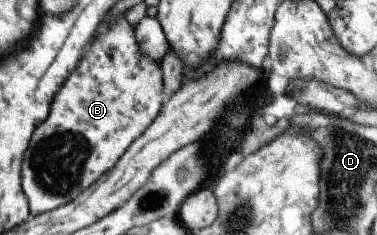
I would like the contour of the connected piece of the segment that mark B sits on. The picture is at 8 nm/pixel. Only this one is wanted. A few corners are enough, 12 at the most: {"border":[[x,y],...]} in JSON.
{"border":[[105,21],[24,160],[32,216],[117,167],[164,109],[161,61]]}

